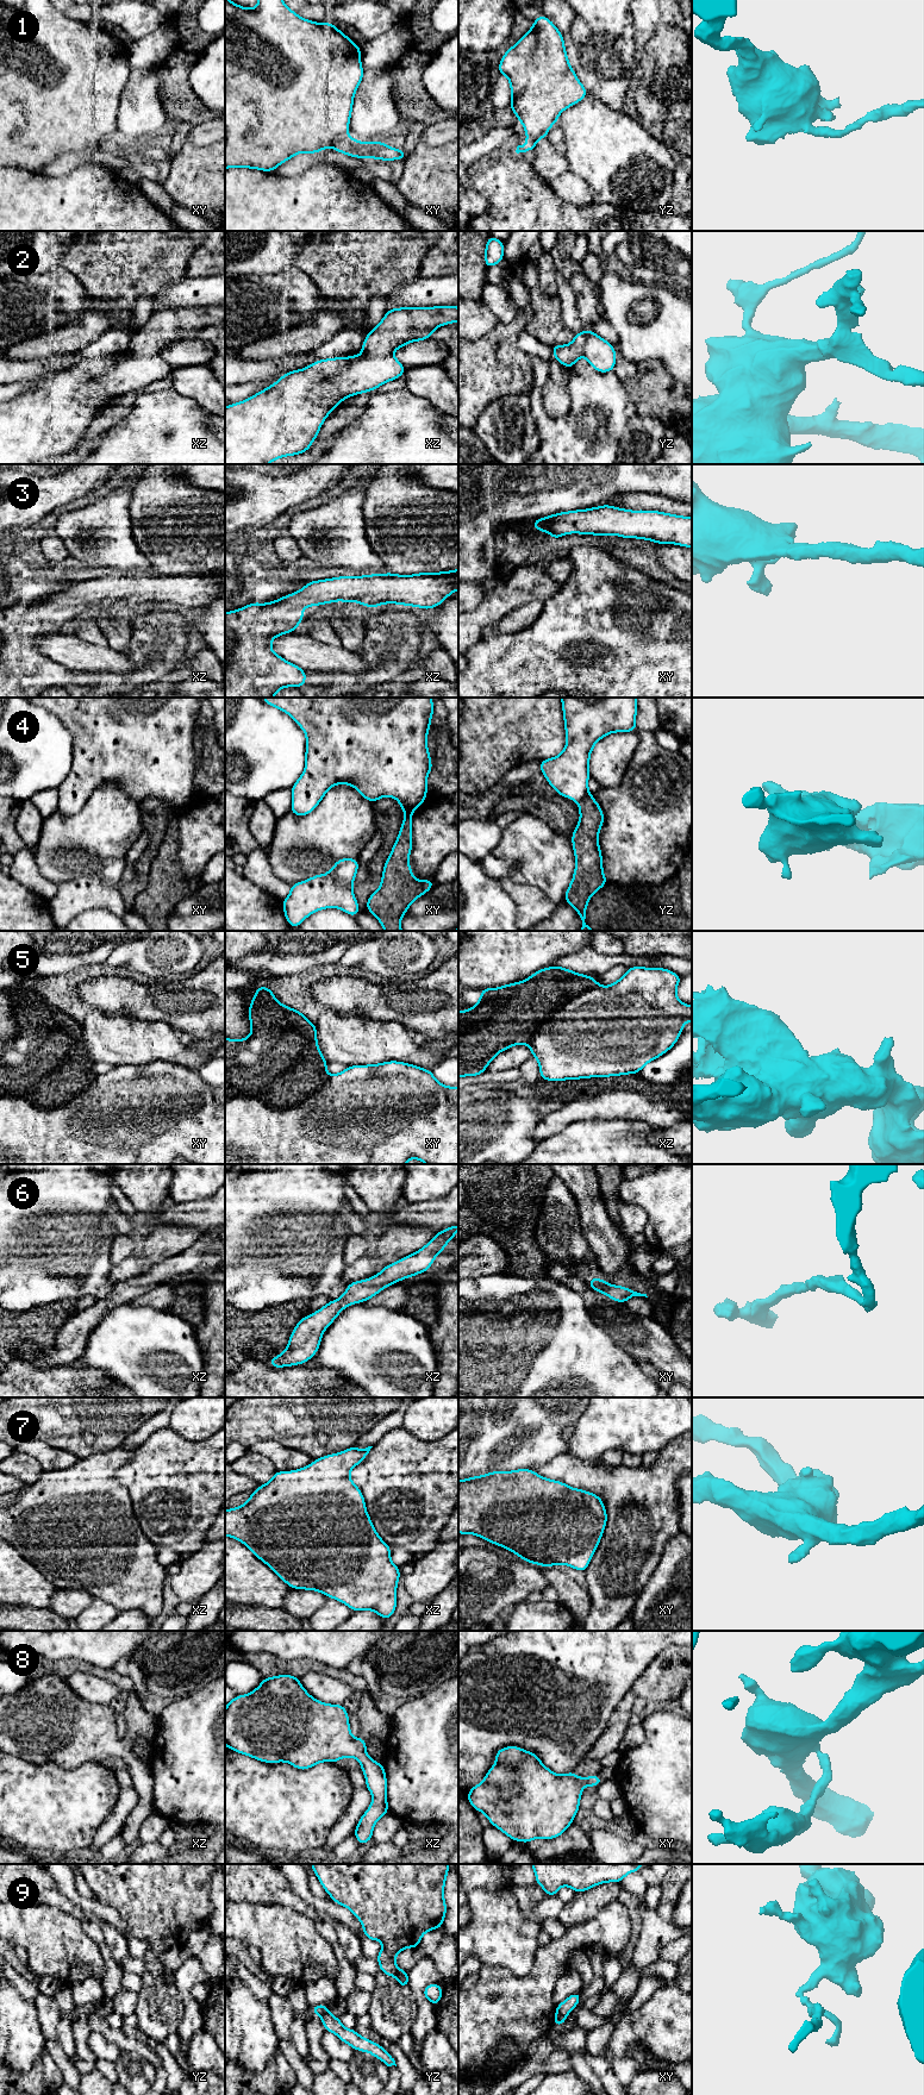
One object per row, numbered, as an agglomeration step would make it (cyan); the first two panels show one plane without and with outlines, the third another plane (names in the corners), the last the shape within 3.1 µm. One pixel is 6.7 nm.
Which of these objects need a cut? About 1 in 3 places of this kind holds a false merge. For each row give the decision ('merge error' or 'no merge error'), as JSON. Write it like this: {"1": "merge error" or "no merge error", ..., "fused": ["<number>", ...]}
{"1": "merge error", "2": "merge error", "3": "no merge error", "4": "merge error", "5": "merge error", "6": "no merge error", "7": "no merge error", "8": "no merge error", "9": "merge error", "fused": ["1", "2", "4", "5", "9"]}

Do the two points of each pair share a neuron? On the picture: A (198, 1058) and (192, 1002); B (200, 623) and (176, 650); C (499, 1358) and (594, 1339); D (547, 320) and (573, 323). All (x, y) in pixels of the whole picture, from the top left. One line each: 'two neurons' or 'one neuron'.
A: two neurons
B: two neurons
C: one neuron
D: two neurons

